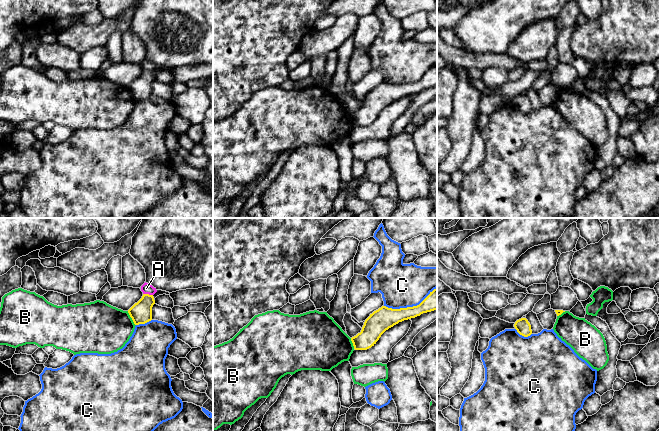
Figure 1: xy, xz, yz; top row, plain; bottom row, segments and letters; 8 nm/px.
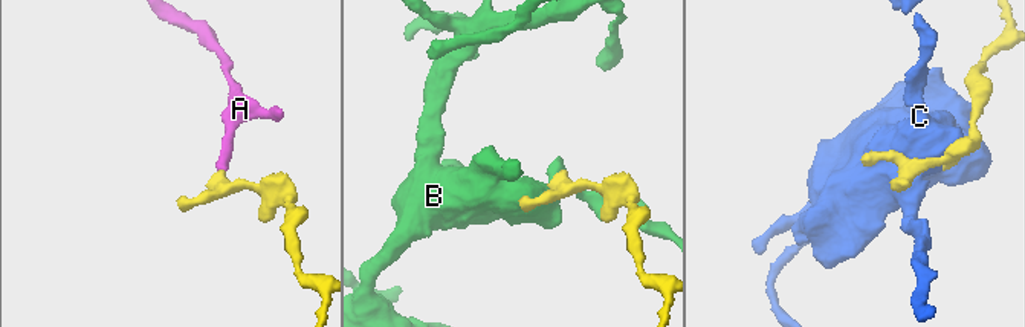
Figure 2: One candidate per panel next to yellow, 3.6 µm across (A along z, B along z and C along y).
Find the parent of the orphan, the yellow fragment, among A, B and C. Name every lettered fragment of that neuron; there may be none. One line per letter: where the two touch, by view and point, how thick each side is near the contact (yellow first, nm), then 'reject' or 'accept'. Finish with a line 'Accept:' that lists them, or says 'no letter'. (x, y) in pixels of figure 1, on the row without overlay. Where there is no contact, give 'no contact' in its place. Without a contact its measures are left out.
A: contact xy (148, 70); calibres 180 and 90 nm; accept
B: contact xy (131, 93); calibres 180 and 400 nm; reject
C: contact xz (410, 83); calibres 180 and 360 nm; reject
Accept: A

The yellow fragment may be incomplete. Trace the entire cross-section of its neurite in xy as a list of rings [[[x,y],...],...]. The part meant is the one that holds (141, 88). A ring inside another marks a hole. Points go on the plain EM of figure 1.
[[[145,58],[141,62],[141,67],[142,74],[128,86],[135,101],[145,100],[152,96],[152,83],[155,80],[153,71],[157,68],[156,64]]]

